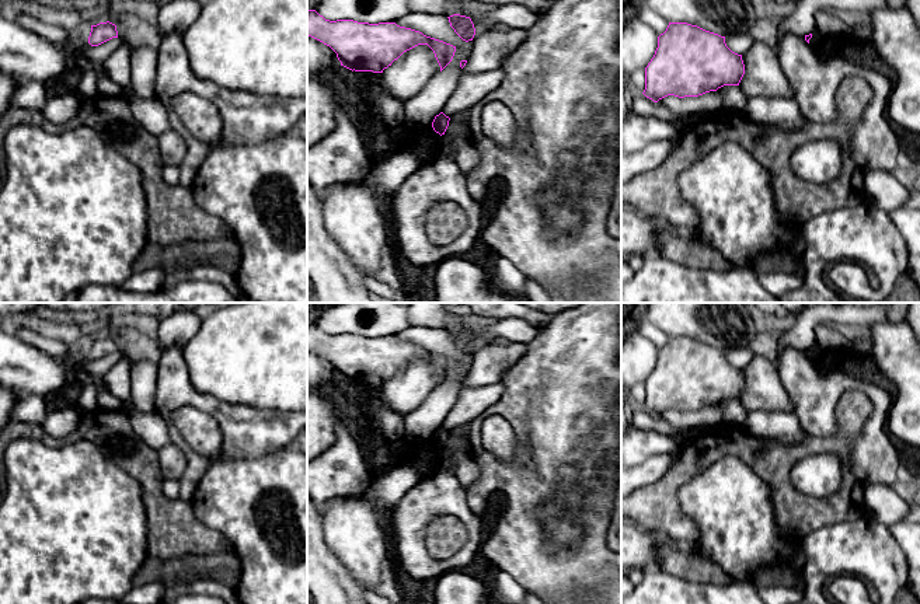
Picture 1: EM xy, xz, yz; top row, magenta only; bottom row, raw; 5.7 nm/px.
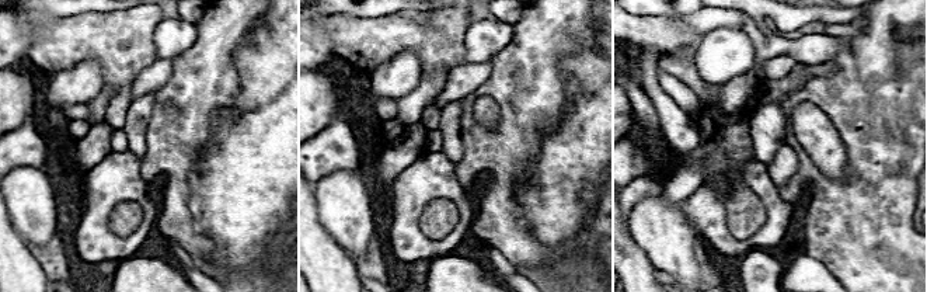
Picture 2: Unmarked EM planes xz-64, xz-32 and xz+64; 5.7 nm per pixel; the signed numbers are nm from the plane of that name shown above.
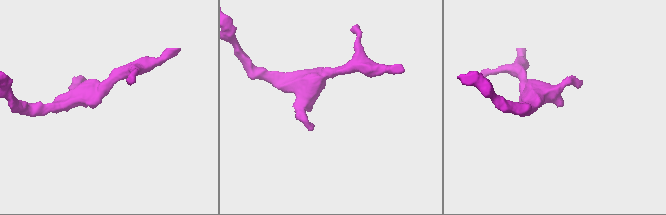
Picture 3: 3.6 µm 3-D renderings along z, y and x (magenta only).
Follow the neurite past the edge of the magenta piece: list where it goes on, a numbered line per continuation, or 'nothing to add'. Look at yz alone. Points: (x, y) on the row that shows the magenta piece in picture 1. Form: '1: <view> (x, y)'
nothing to add

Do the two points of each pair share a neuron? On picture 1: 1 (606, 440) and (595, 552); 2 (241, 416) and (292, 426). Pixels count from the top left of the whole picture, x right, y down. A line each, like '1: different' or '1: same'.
1: different
2: same

